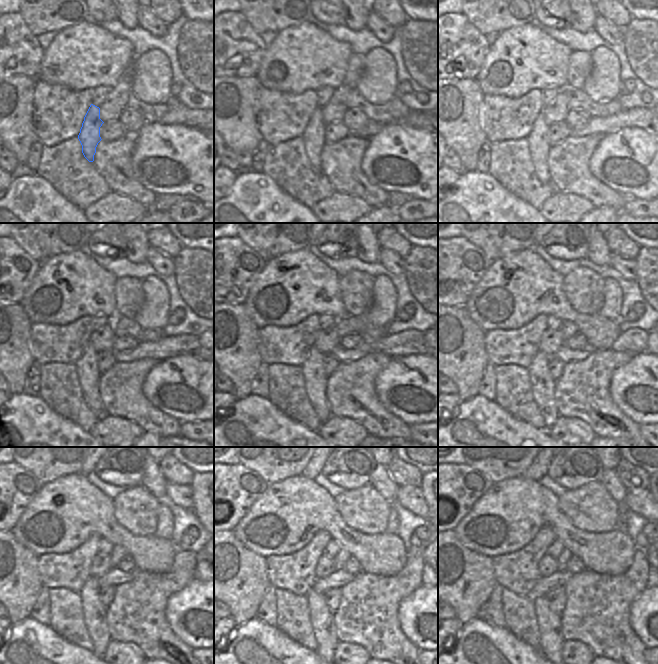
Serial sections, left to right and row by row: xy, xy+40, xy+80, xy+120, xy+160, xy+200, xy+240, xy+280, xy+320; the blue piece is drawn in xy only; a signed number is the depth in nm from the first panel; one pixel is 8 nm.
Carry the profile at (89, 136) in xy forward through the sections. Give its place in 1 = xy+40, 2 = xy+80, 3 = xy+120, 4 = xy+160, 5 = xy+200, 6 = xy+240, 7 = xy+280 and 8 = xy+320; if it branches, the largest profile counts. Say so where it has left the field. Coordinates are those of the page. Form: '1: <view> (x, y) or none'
1: xy+40 (313, 136)
2: xy+80 (538, 145)
3: xy+120 (89, 375)
4: xy+160 (315, 377)
5: xy+200 (542, 384)
6: xy+240 (94, 611)
7: xy+280 (321, 618)
8: xy+320 (551, 639)

